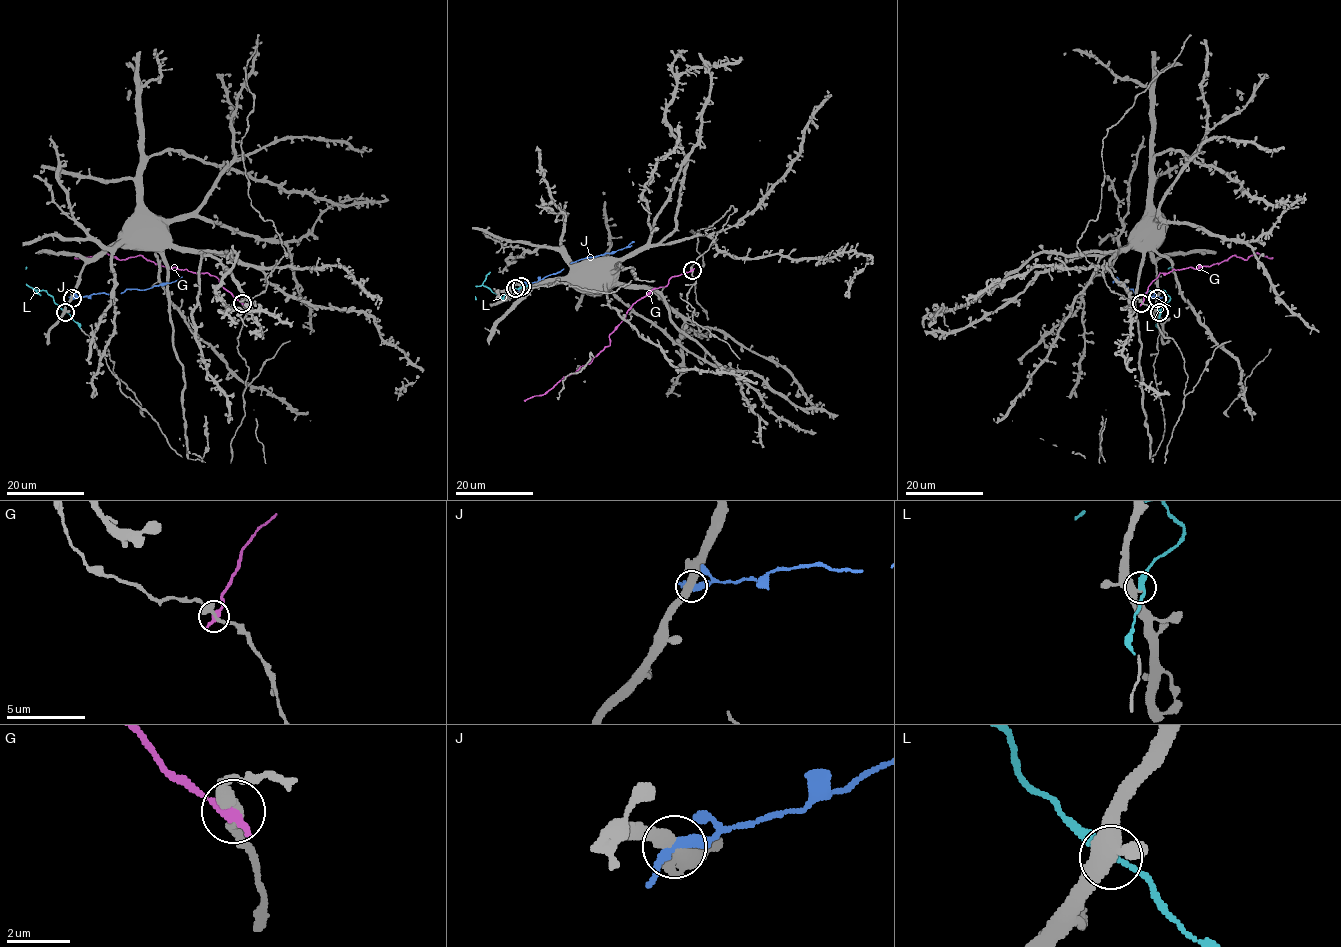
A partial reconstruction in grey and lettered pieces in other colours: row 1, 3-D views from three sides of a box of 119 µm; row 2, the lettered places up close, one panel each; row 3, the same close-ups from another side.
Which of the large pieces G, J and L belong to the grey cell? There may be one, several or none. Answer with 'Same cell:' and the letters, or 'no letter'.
Same cell: L

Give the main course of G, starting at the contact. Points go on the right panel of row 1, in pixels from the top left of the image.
G: (1141, 302), (1159, 272), (1199, 268), (1226, 261), (1234, 255), (1245, 260), (1258, 253), (1272, 257)

